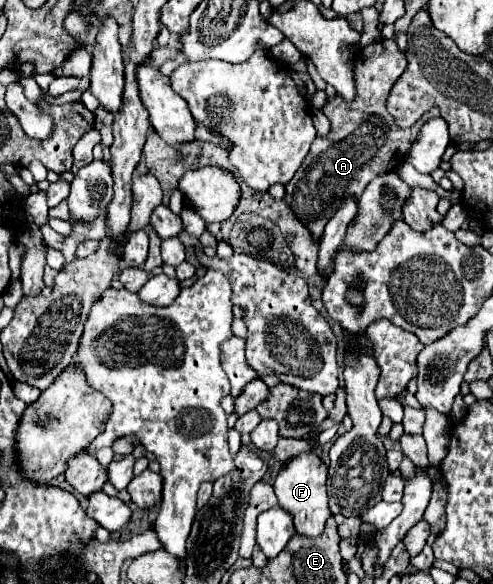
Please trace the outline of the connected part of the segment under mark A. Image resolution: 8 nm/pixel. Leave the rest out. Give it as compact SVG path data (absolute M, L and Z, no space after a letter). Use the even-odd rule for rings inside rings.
M377 41L355 55L355 83L357 83L355 101L345 103L337 95L329 99L327 105L323 107L323 113L331 121L331 133L323 139L317 137L313 141L311 151L305 157L303 165L285 185L287 189L285 203L289 203L297 219L301 219L305 227L309 227L313 239L319 241L323 237L327 221L345 203L347 195L349 197L361 195L361 191L365 191L369 181L401 165L409 147L413 145L413 139L417 139L421 125L429 117L439 115L439 111L433 107L409 129L401 129L395 125L395 119L389 115L385 107L385 99L389 97L389 91L395 85L395 77L399 77L405 71L405 67L407 67L405 55L393 41Z

